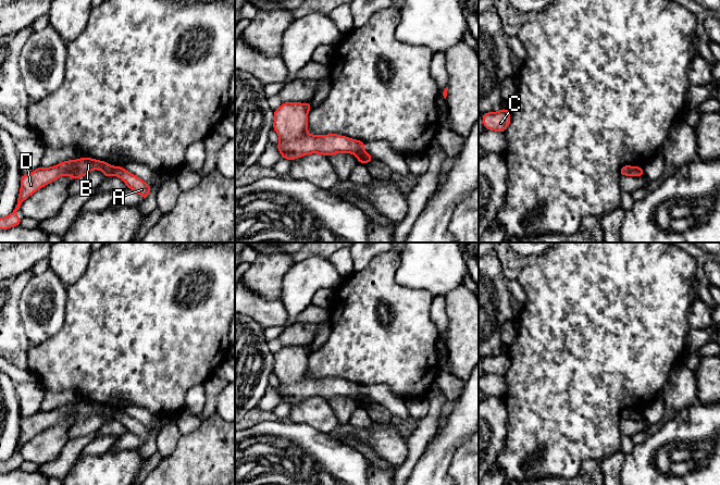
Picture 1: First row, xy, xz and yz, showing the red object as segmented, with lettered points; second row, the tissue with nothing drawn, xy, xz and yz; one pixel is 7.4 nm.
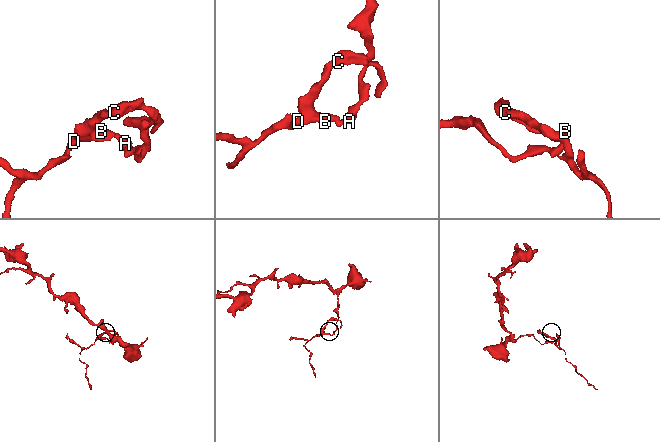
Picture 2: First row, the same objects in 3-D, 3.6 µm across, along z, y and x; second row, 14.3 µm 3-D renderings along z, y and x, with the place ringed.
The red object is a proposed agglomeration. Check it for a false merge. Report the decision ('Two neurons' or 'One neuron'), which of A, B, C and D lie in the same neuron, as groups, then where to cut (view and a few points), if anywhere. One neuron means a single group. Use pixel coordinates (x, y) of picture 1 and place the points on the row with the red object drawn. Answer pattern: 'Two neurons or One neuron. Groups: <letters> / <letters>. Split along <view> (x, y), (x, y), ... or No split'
Two neurons. Groups: A / B C D. Split along xy (116, 166), (113, 174)

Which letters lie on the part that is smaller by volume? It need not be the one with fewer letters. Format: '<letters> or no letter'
B, C, D

